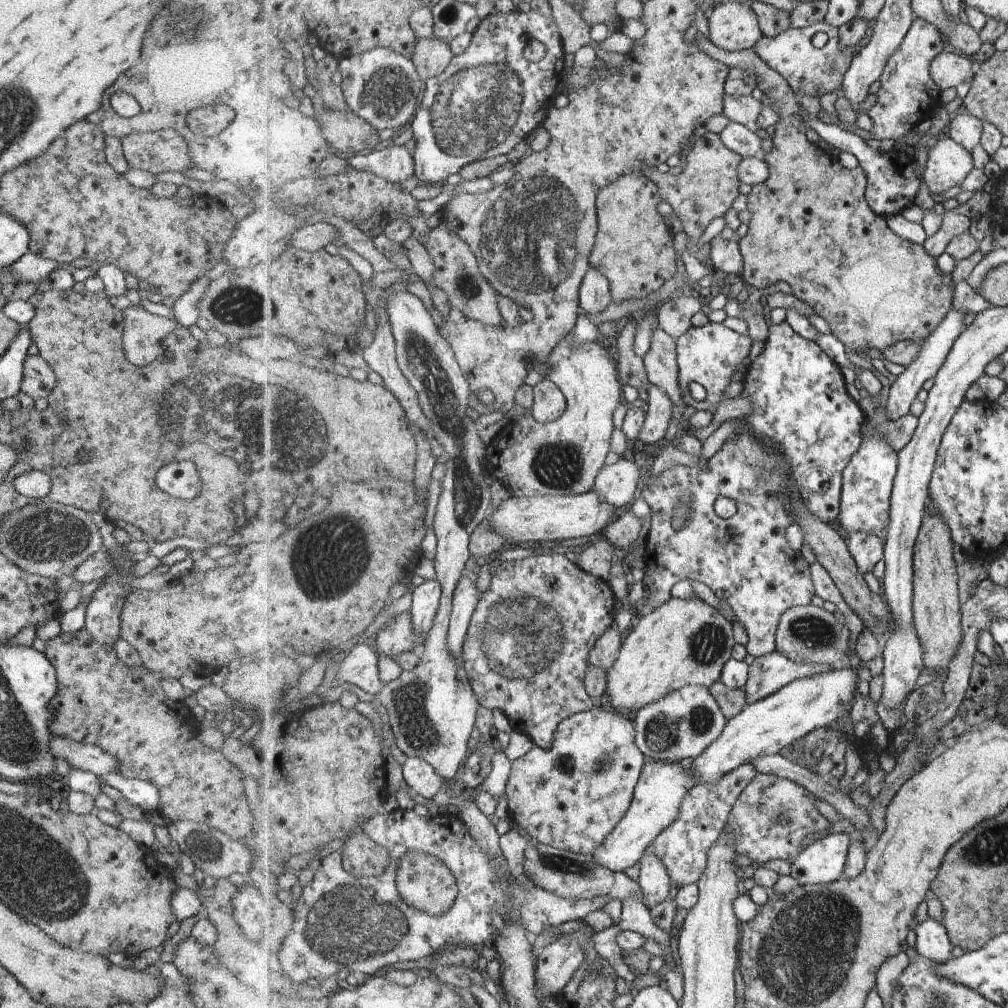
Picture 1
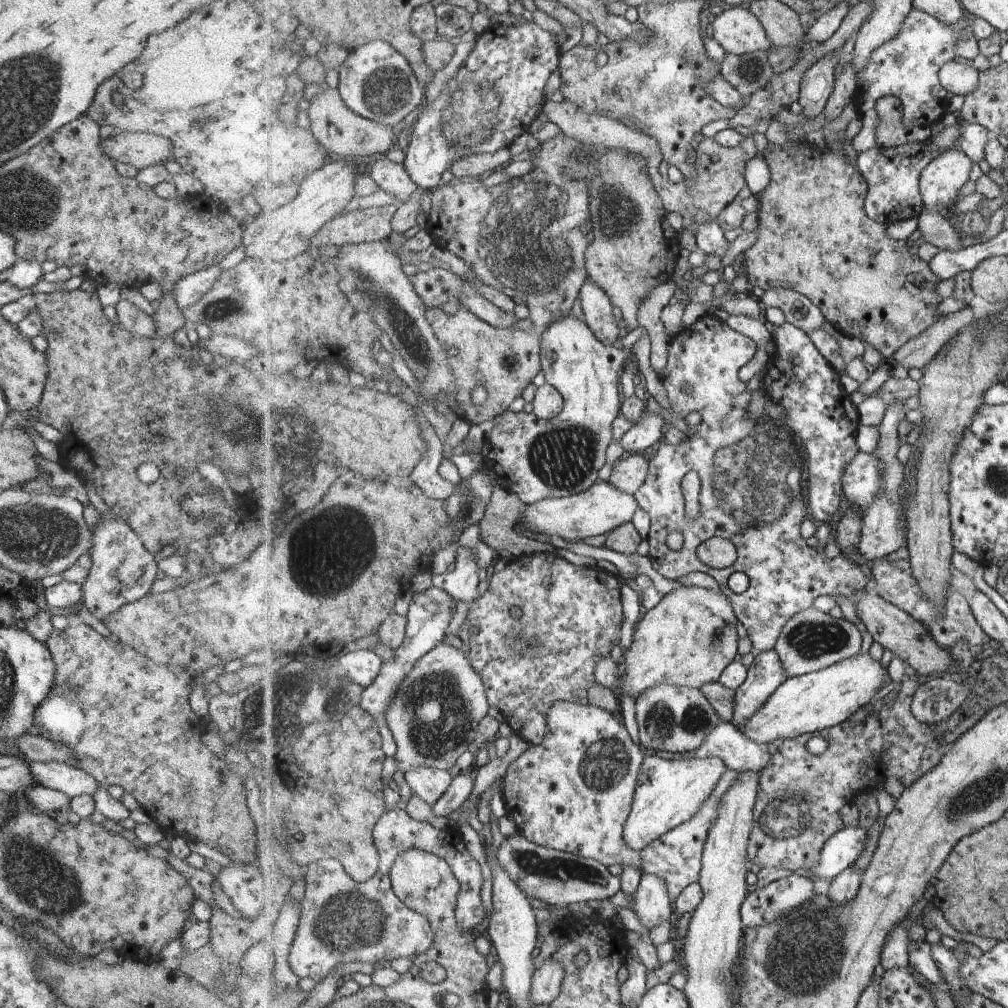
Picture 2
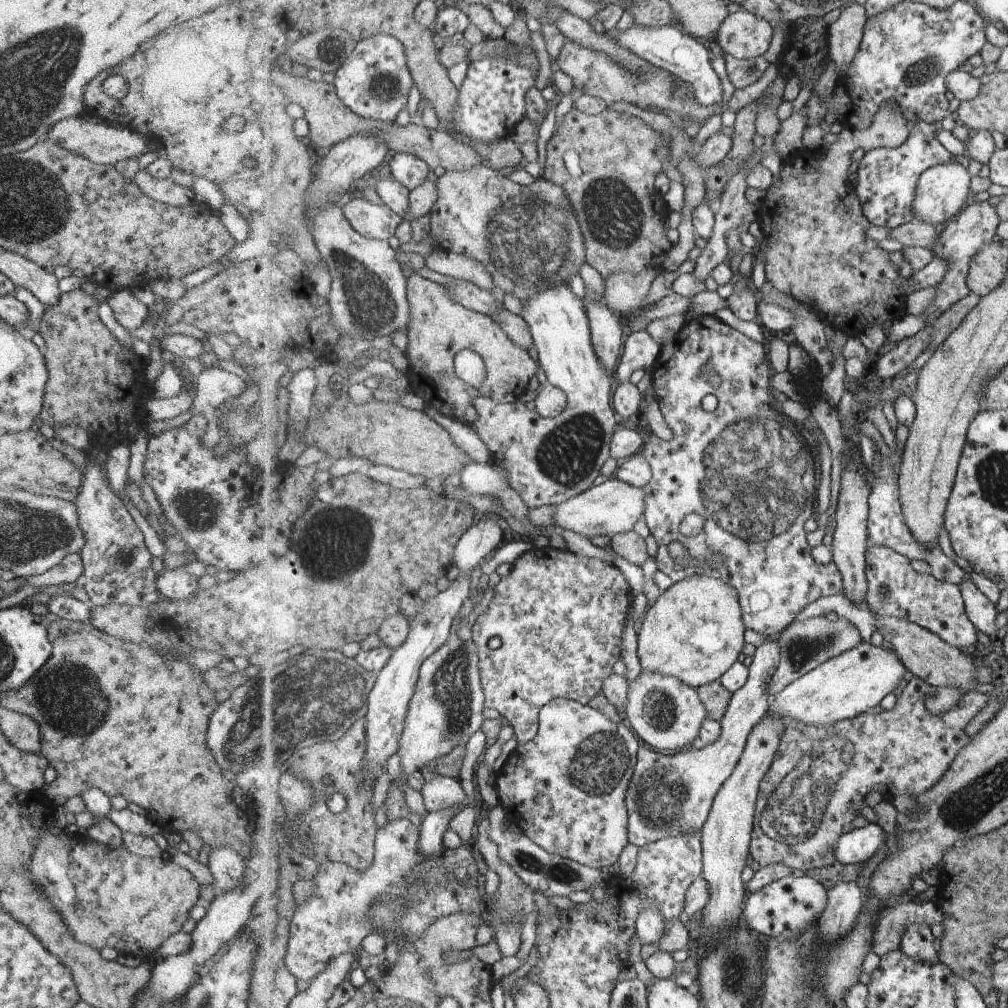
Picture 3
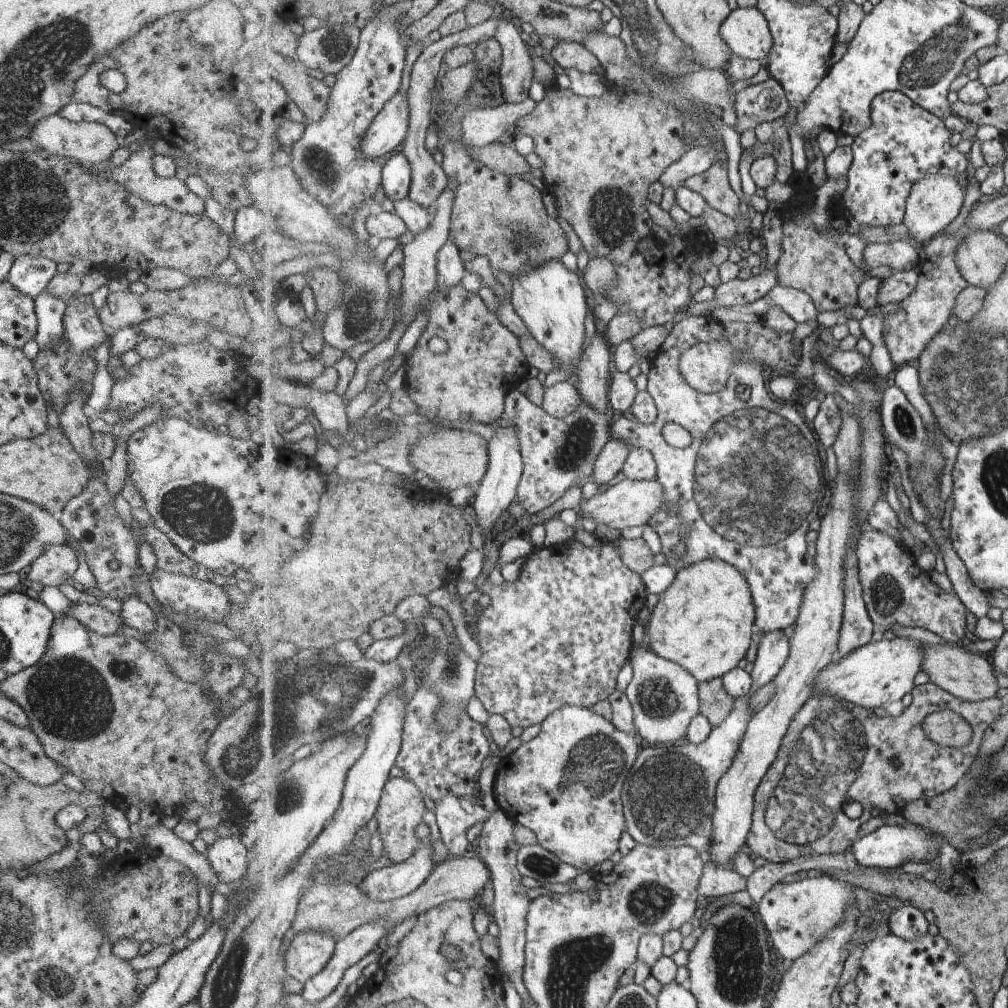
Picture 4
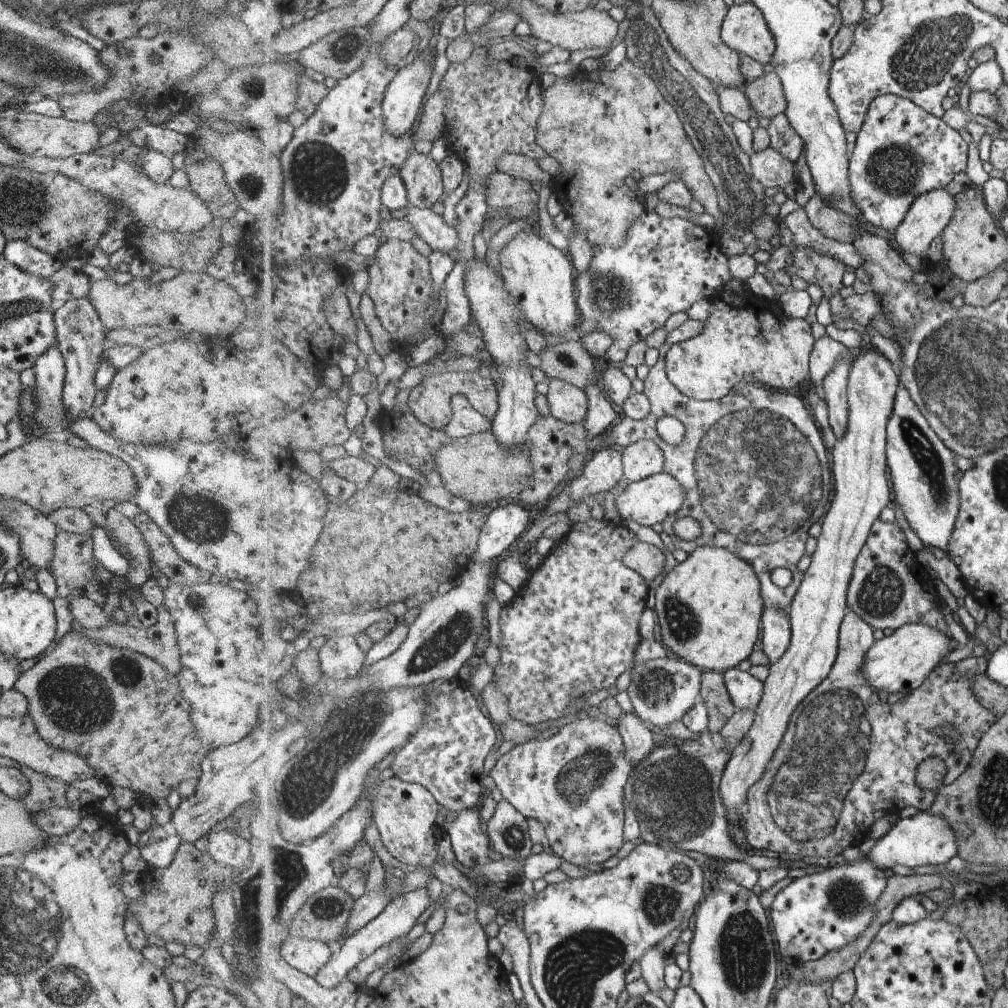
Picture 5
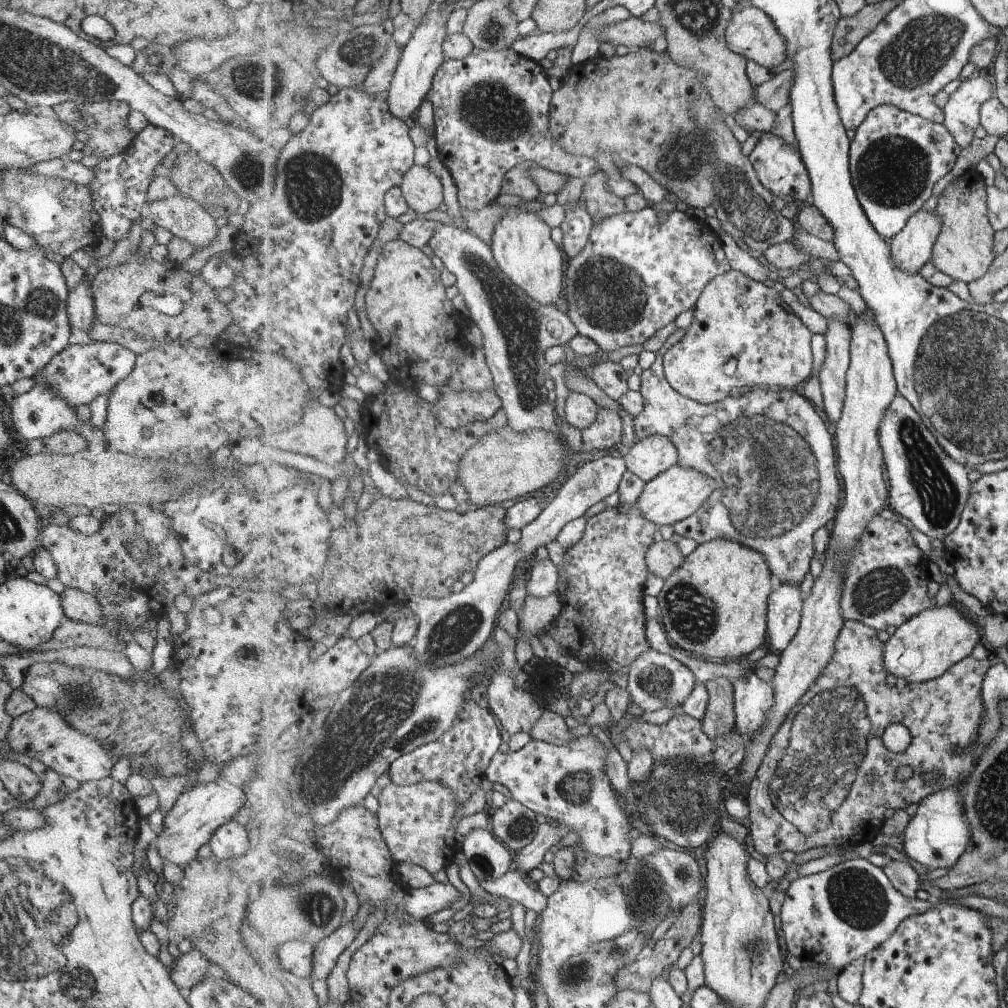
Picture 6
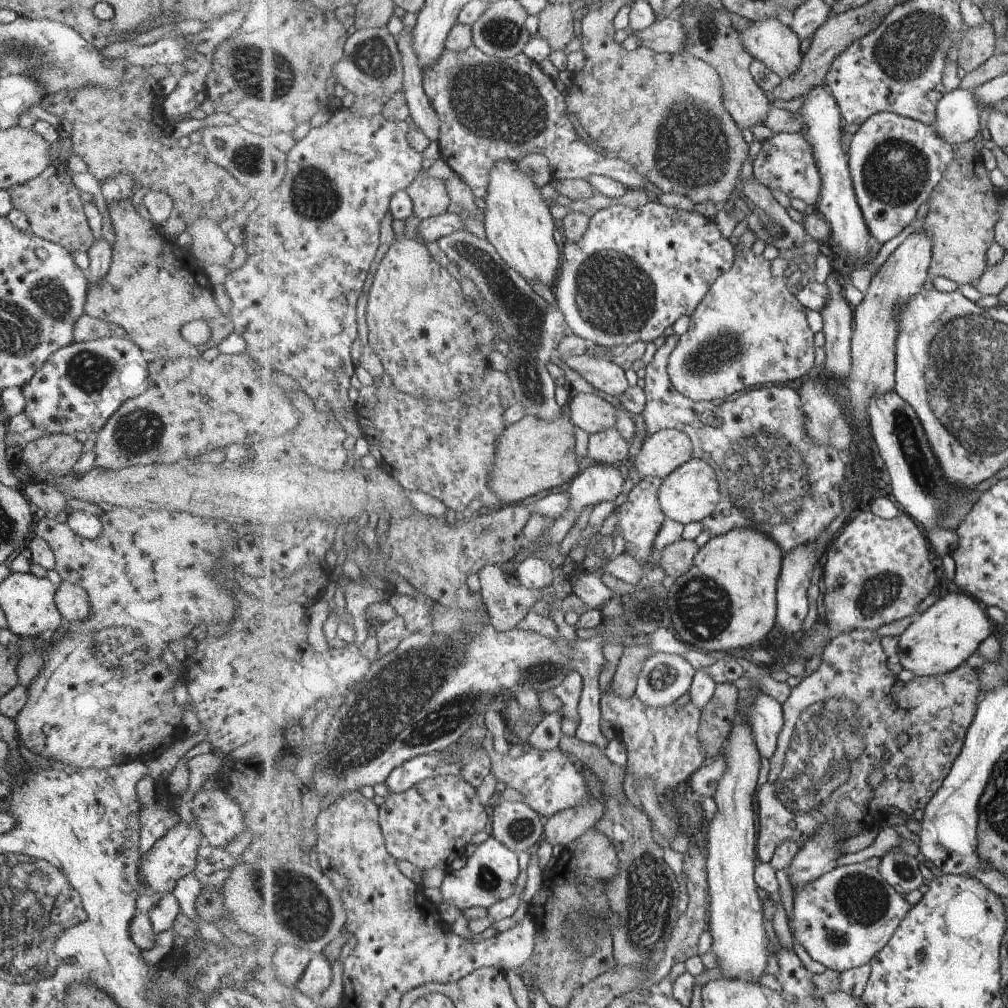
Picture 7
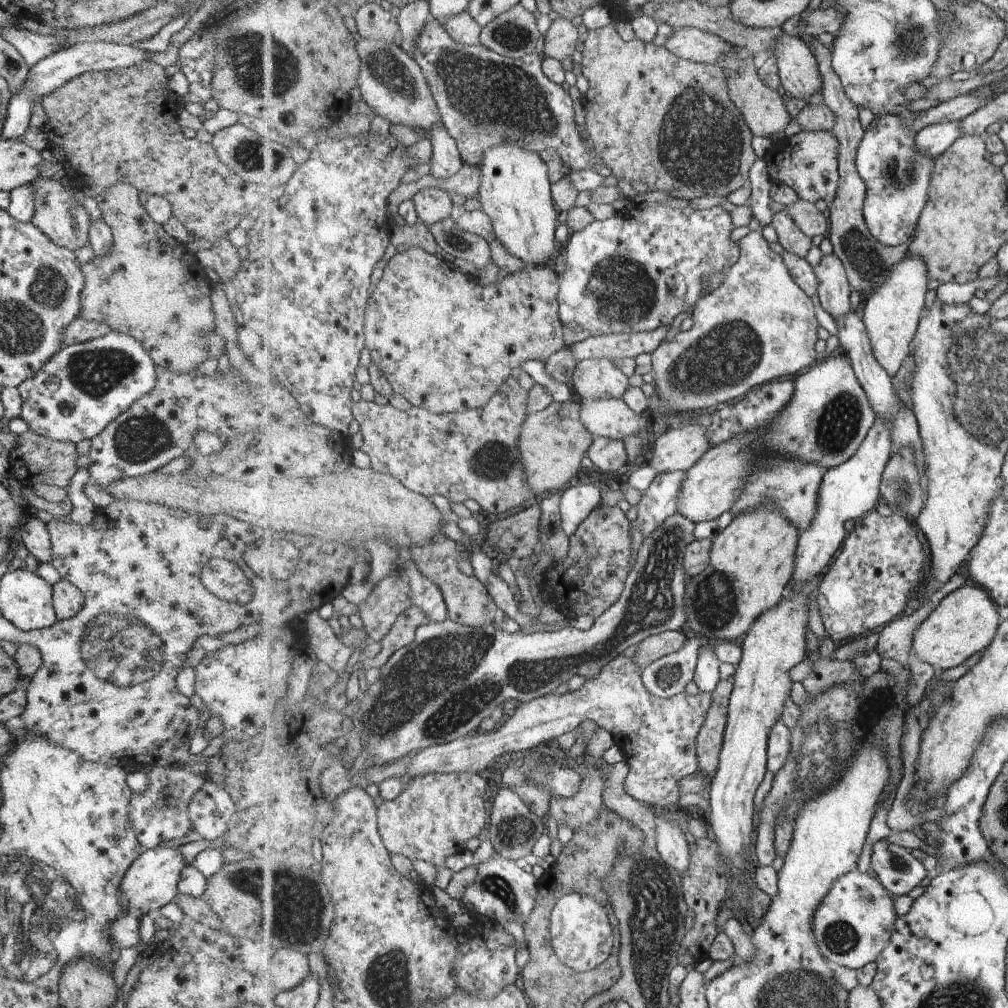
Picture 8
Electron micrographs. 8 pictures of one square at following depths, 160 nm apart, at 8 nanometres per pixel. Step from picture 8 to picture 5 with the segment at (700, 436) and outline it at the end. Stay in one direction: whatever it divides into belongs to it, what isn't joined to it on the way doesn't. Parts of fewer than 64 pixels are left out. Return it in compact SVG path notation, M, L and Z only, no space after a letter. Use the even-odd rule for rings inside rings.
M643 439L622 449L625 478L631 483L662 473L666 465L663 449L654 440Z

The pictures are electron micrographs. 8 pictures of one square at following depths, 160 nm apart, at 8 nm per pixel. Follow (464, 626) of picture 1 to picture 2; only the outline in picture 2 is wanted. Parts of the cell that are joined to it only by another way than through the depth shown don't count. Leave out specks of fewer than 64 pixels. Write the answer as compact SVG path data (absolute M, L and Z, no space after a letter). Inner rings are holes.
M458 547L454 560L453 571L447 571L443 576L443 580L451 580L445 582L445 590L455 598L455 600L463 600L468 605L475 599L479 598L479 566L475 561L475 555L469 547Z

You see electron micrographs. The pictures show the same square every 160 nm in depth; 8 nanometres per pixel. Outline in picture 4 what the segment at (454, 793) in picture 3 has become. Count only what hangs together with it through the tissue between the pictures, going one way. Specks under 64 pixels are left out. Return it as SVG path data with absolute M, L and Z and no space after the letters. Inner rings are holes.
M449 795L435 804L440 836L450 856L463 857L470 854L471 846L467 840L469 828L491 816L475 800L475 795L471 797Z

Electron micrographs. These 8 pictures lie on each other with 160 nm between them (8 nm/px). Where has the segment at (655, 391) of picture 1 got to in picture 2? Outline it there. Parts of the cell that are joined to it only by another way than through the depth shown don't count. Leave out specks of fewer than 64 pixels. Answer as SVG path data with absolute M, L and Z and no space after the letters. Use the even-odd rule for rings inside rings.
M645 414L619 440L622 448L629 453L643 453L647 448L662 442L662 438L669 428L665 420L656 414Z

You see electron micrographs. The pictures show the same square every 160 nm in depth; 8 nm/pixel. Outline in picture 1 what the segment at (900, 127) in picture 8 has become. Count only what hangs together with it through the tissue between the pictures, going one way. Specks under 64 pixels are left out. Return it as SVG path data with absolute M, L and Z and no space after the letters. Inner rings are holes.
M799 108L799 116L805 126L812 129L824 141L838 148L853 154L859 160L859 166L865 170L868 176L868 185L866 188L866 199L870 207L874 209L879 216L889 218L893 215L899 215L905 208L909 208L911 204L915 204L915 198L919 194L919 186L924 182L925 168L921 168L917 164L917 160L913 155L904 151L898 151L894 148L885 146L883 149L873 150L866 140L861 136L846 131L843 128L833 124L825 124L823 120L818 120L815 116L810 116L807 112Z

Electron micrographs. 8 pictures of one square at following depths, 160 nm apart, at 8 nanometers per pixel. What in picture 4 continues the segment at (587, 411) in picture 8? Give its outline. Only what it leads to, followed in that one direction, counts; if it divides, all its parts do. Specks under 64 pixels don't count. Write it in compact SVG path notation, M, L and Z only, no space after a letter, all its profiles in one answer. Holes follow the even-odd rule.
M561 381L544 389L542 407L558 419L569 416L582 404L582 393L569 381Z

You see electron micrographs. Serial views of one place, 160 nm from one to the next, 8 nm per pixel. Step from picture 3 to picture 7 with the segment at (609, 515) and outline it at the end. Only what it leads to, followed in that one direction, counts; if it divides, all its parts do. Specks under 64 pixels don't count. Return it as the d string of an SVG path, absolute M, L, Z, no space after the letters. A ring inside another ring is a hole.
M693 458L680 466L664 480L660 491L660 501L667 519L672 518L681 524L704 521L718 510L722 499L723 492L719 472L711 463L708 464L702 458Z

